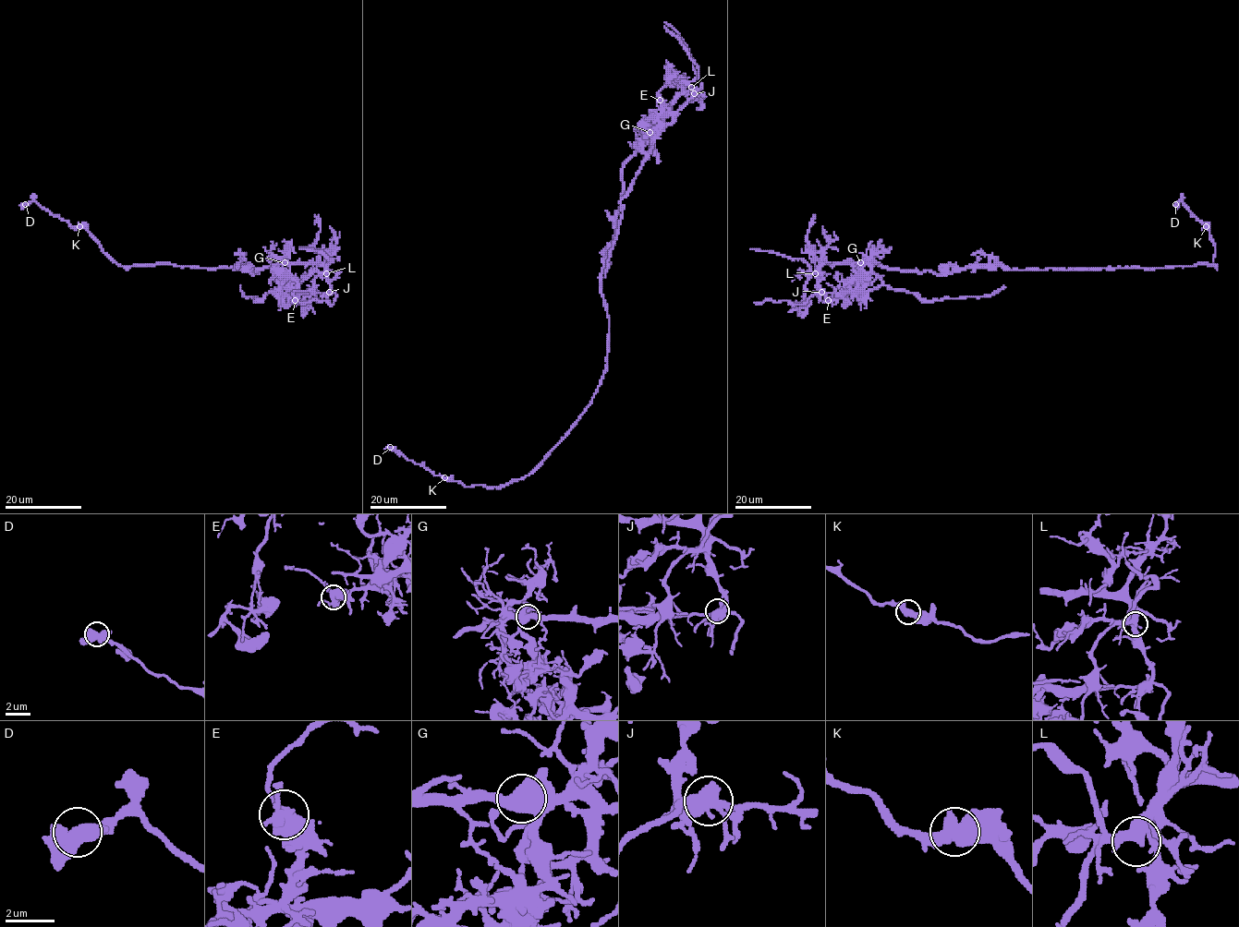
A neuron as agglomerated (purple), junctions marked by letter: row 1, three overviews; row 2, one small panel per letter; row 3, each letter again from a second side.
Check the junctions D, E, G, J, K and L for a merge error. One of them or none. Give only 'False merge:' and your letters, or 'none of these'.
False merge: J

